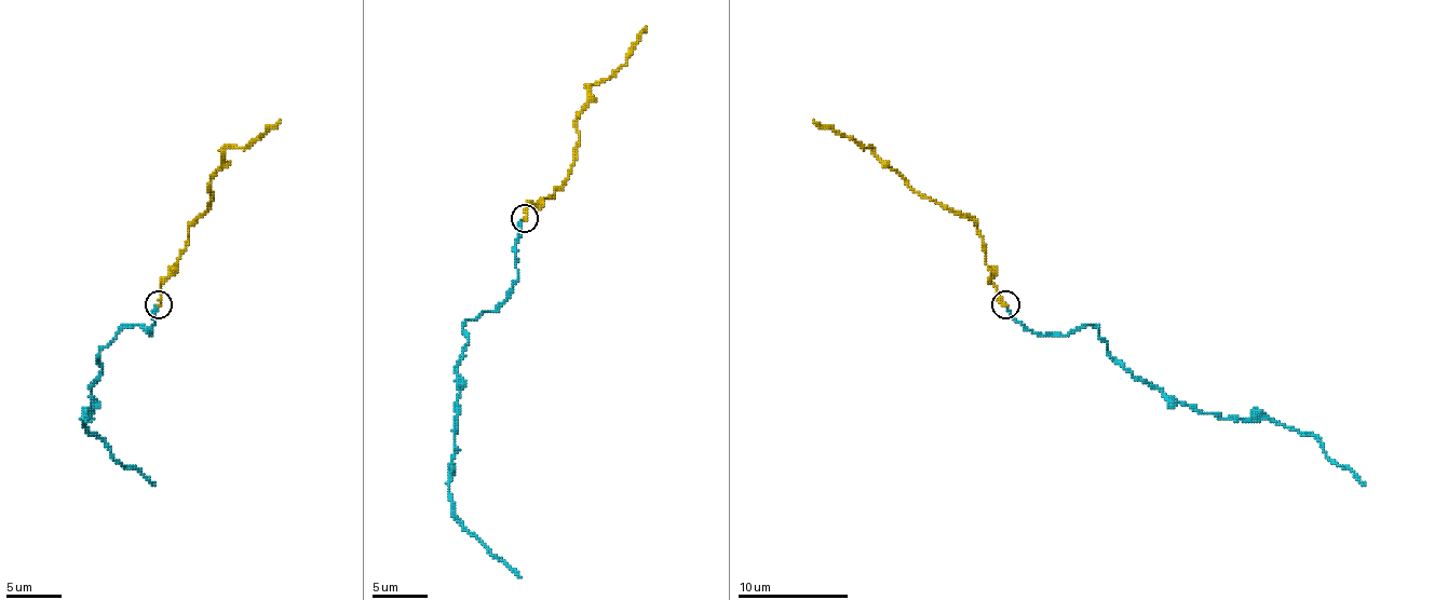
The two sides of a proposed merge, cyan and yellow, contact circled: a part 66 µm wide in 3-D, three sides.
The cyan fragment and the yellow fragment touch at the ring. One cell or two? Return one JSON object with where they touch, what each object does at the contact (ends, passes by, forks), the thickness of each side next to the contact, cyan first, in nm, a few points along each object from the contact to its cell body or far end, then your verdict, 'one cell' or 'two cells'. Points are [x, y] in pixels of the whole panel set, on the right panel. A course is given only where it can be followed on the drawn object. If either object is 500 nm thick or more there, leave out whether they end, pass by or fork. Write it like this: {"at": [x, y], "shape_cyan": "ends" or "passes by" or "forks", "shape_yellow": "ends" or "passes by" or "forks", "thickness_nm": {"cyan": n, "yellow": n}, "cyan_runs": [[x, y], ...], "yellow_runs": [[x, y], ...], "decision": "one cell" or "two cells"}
{"at": [1005, 304], "shape_cyan": "ends", "shape_yellow": "ends", "thickness_nm": {"cyan": 200, "yellow": 240}, "cyan_runs": [[1007, 305], [1043, 336], [1096, 325], [1130, 371], [1204, 413], [1310, 433], [1365, 486]], "yellow_runs": [[1004, 305], [985, 263], [983, 236], [971, 219], [921, 198], [875, 150], [861, 147], [850, 136], [813, 120]], "decision": "one cell"}

